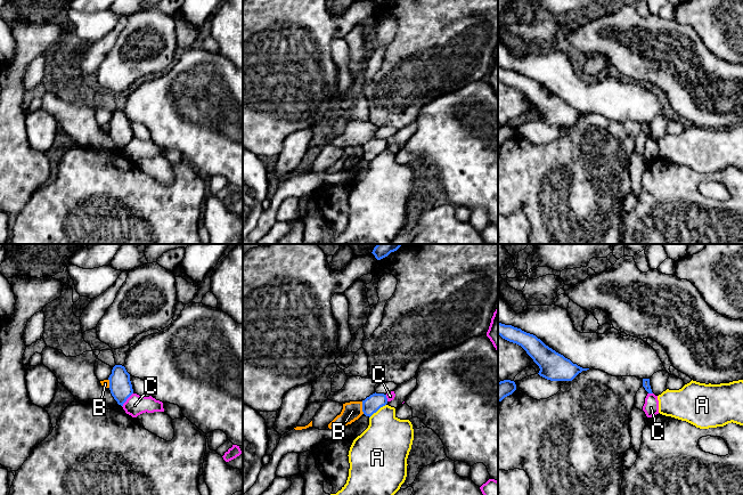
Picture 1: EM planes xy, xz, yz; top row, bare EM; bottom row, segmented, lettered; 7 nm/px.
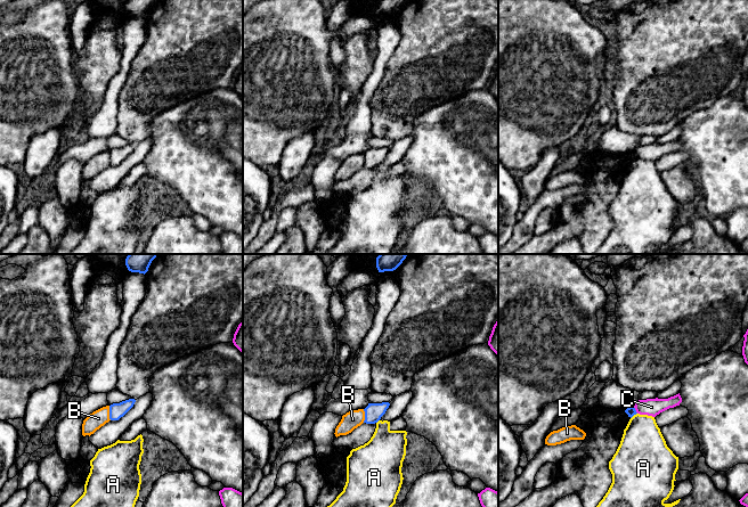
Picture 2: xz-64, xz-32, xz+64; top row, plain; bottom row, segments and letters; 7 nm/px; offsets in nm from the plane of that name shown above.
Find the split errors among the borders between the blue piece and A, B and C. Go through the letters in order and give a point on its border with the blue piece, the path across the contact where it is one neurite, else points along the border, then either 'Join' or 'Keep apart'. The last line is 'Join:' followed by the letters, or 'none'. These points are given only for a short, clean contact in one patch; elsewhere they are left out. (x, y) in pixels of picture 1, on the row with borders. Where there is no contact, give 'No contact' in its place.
A: Touches blue at xz (377, 410). Boundary: xz (385, 404), (369, 418). Keep apart
B: Touches blue at xz (362, 407). Boundary: xz (361, 402), (361, 411), (364, 413). Keep apart
C: Touches blue at xy (127, 398). Boundary: xy (132, 392), (122, 406). Keep apart
Join: none

